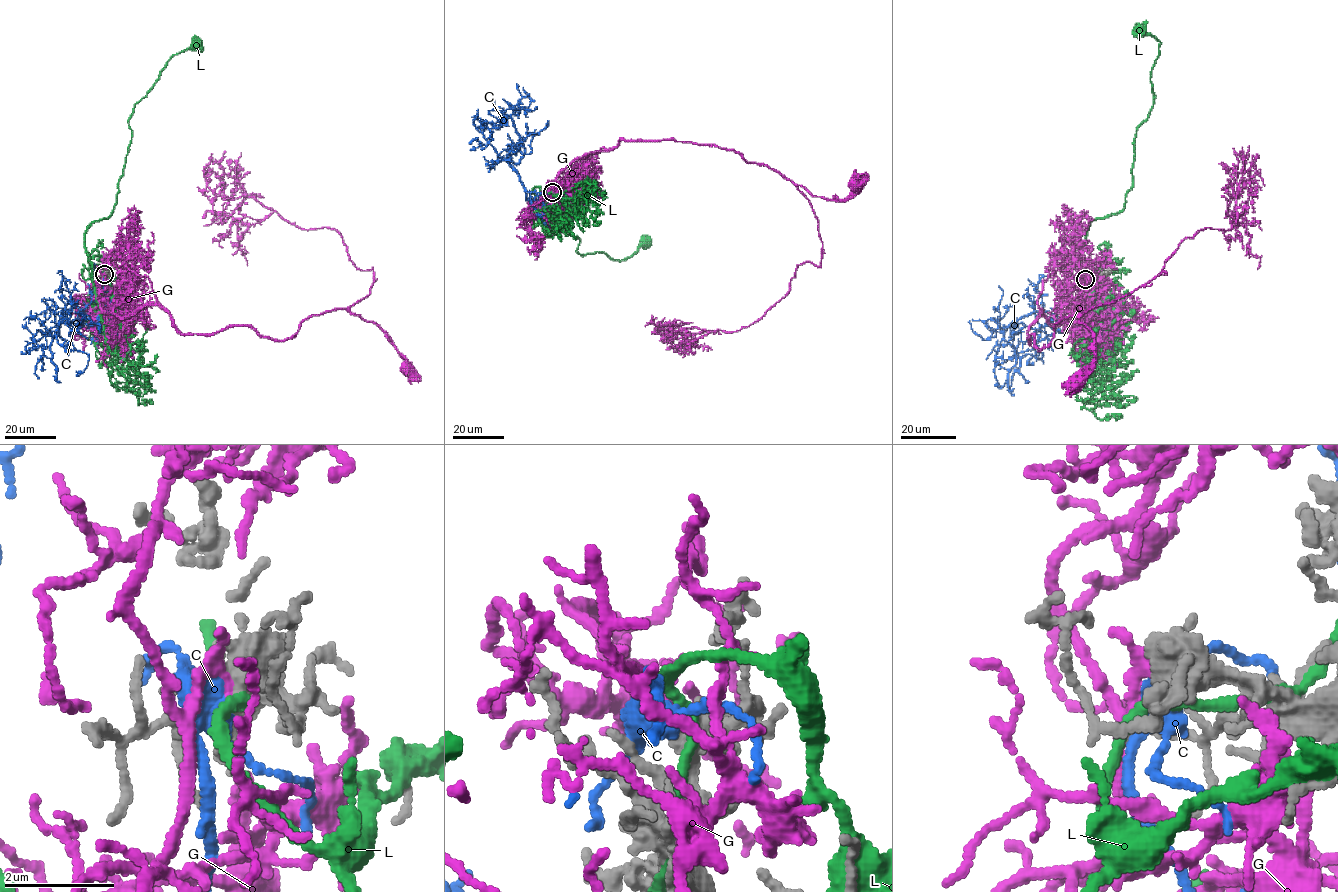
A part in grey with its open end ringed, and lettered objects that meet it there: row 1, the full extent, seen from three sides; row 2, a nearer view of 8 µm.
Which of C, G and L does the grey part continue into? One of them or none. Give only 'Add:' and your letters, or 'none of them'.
Add: G

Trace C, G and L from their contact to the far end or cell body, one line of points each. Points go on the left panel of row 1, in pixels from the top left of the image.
C: (104, 274), (97, 321), (63, 321), (61, 314), (76, 305), (55, 332), (59, 343), (88, 357), (79, 370)
G: (105, 274), (103, 310), (159, 305), (183, 334), (245, 325), (285, 340), (345, 309), (405, 370)
L: (105, 275), (115, 303), (106, 325), (96, 300), (85, 232), (114, 208), (133, 109), (166, 62), (196, 45)

